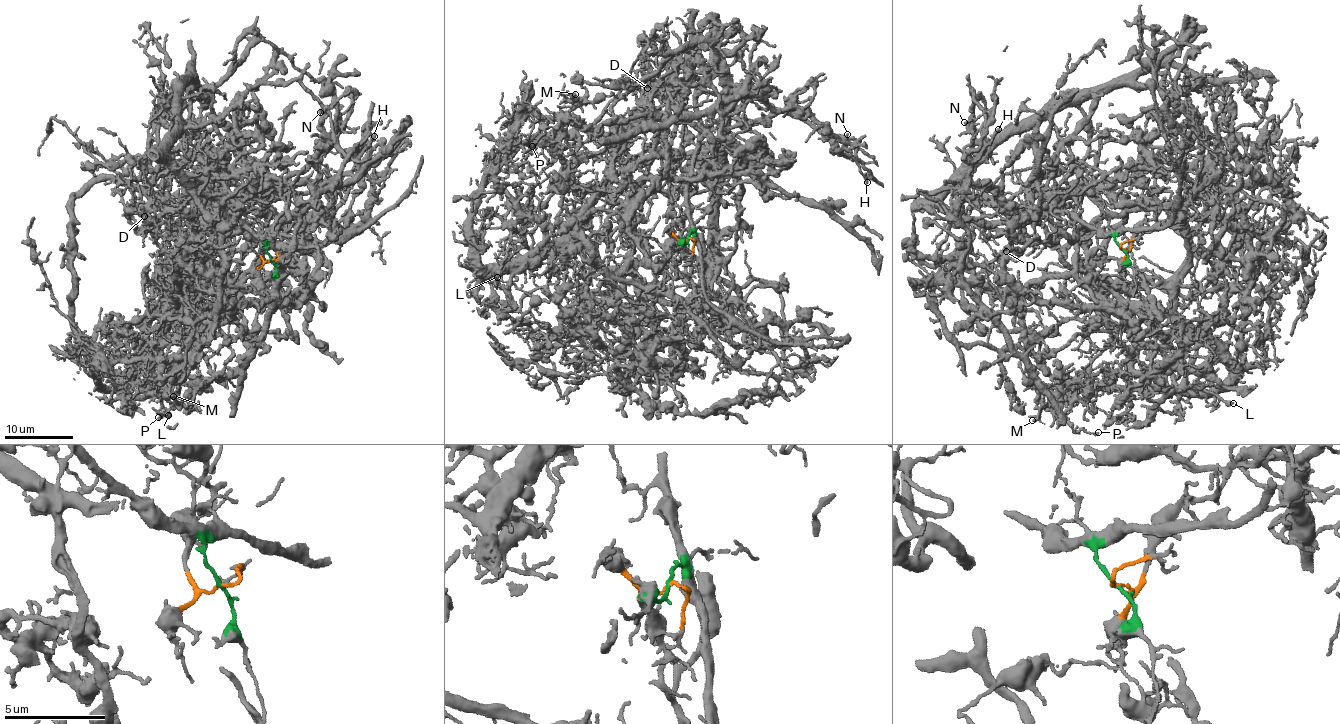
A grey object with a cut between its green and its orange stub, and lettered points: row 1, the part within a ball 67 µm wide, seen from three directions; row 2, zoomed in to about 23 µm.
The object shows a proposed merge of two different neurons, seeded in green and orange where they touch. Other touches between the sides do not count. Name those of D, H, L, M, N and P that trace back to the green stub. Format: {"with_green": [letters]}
{"with_green": ["H", "N"]}

